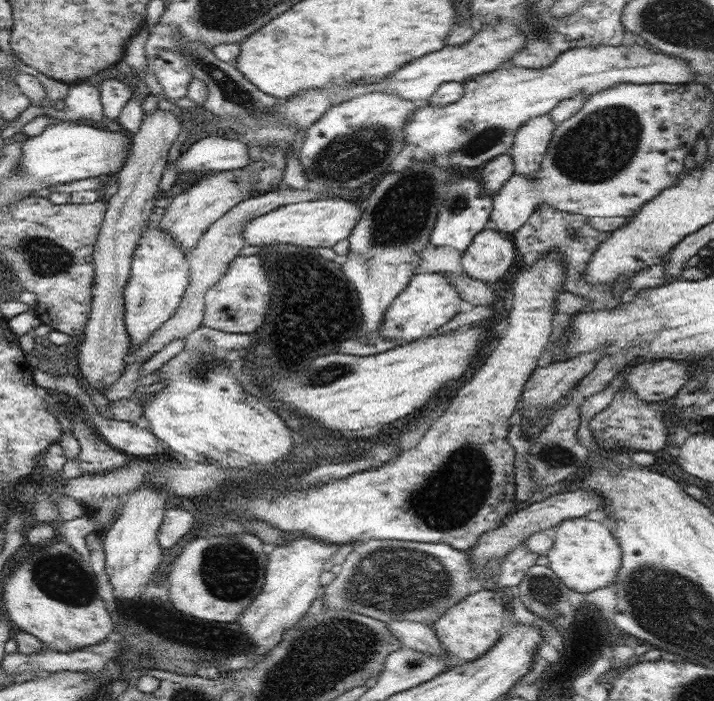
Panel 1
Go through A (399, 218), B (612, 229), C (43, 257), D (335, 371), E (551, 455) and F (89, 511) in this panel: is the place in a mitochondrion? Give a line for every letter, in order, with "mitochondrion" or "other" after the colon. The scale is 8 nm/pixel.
A: mitochondrion
B: other
C: mitochondrion
D: mitochondrion
E: mitochondrion
F: other

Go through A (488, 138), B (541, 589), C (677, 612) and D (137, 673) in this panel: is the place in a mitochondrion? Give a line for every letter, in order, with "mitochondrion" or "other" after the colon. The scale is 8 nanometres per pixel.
A: mitochondrion
B: mitochondrion
C: mitochondrion
D: other

